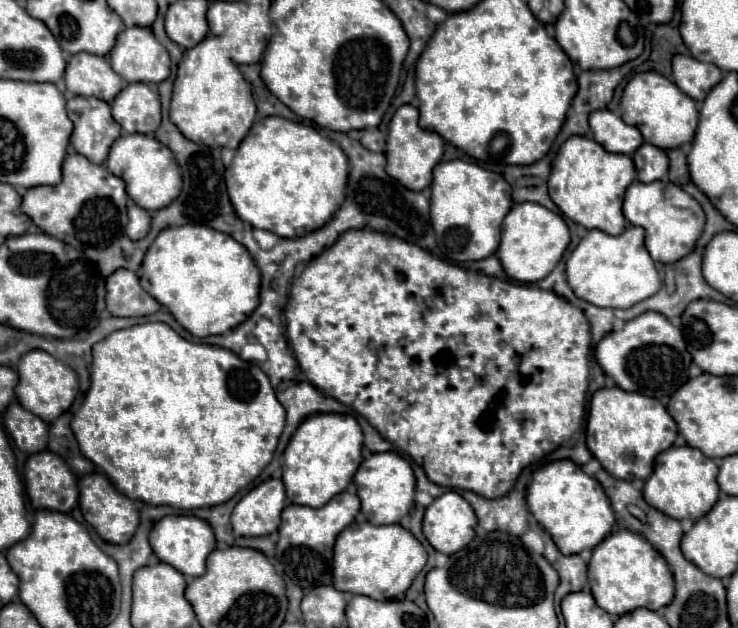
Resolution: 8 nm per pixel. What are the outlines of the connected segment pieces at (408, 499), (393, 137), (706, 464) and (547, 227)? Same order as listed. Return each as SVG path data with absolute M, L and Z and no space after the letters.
M393 451L373 453L359 465L359 471L355 473L353 479L357 485L357 495L361 499L361 513L369 523L373 525L399 523L411 511L415 497L415 475L409 461L405 461L397 453Z
M413 105L399 107L389 123L387 151L385 151L387 173L411 191L423 191L427 185L431 185L433 167L439 163L439 159L443 155L443 139L433 131L423 131L417 121L419 121L417 107L413 107Z
M687 445L671 447L655 459L655 469L643 487L643 499L647 499L651 507L663 511L665 515L671 515L677 521L681 519L697 521L719 499L719 485L715 481L717 471L719 469L713 463L713 459L705 457L699 449L693 449Z
M519 203L513 205L509 215L503 219L501 245L497 249L497 257L511 281L535 283L545 279L555 269L569 241L569 229L561 215L545 209L539 203Z

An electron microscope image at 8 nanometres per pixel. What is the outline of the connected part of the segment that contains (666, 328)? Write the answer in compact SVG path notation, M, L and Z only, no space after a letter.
M647 311L625 323L623 329L611 331L595 347L595 359L621 389L635 391L647 397L671 397L683 383L687 383L691 355L687 353L681 331L661 313Z

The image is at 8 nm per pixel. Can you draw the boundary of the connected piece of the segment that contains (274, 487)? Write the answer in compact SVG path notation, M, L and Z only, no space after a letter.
M269 479L251 489L233 509L231 525L235 535L259 537L279 527L285 507L285 487L281 479Z

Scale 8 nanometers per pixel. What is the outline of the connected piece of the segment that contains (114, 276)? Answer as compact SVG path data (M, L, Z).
M117 269L111 273L105 281L105 289L107 311L115 317L143 317L159 311L161 307L141 289L137 275L129 269Z

